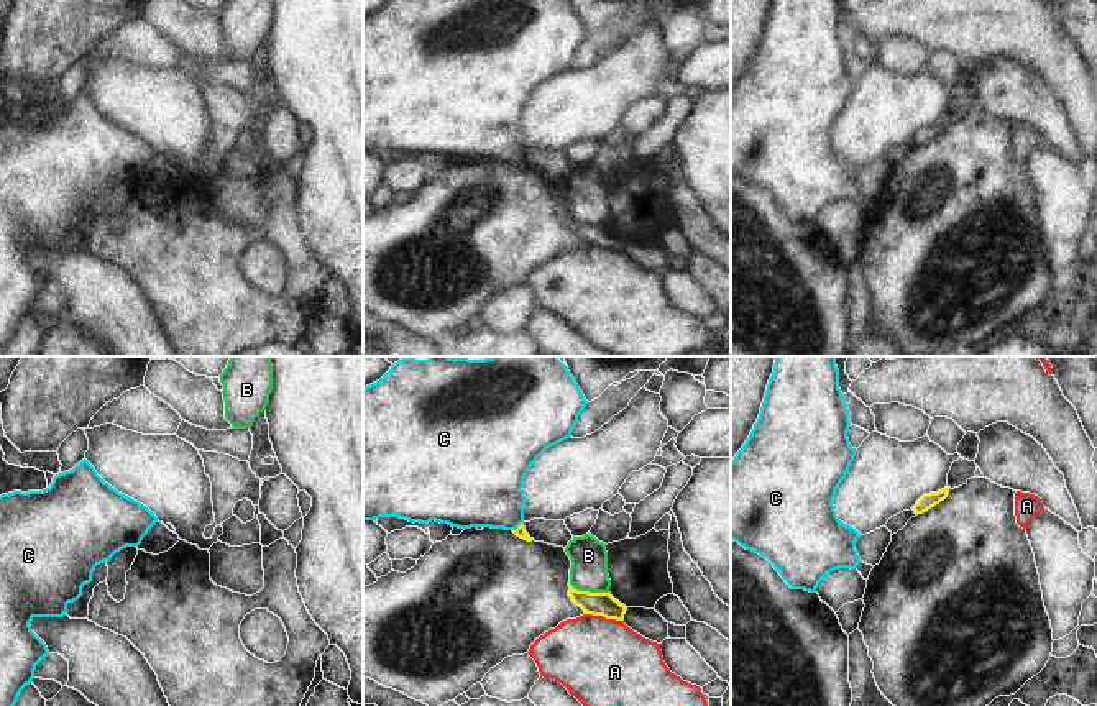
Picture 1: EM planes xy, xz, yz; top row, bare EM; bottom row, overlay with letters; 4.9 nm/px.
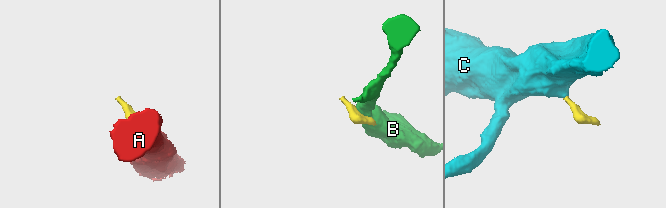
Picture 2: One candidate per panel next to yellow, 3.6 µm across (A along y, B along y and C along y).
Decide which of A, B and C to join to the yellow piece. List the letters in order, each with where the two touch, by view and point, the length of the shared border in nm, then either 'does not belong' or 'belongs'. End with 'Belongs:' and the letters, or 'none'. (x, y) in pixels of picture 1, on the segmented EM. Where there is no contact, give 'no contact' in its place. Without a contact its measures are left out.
A: contact xz (605, 616); length 190 nm; does not belong
B: contact xz (588, 591); length 200 nm; does not belong
C: contact xz (519, 526); length 70 nm; belongs
Belongs: C

